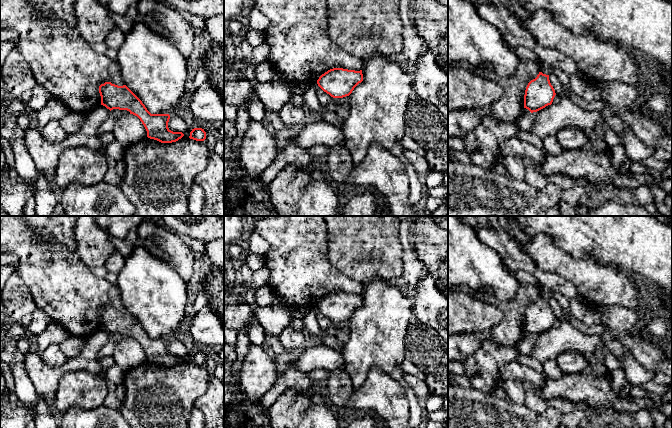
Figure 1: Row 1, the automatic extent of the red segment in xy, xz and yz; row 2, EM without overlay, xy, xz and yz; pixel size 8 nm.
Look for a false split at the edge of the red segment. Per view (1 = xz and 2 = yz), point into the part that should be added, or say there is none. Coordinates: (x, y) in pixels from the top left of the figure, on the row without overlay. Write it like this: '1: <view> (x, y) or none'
1: none
2: none

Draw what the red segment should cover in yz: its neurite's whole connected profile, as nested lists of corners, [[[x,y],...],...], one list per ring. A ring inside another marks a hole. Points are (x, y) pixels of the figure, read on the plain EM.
[[[539,296],[537,301],[531,304],[525,314],[524,332],[531,337],[537,336],[551,329],[556,317],[550,307],[549,299]]]

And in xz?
[[[333,292],[322,298],[317,304],[317,308],[331,321],[343,322],[349,320],[362,305],[362,294]]]

